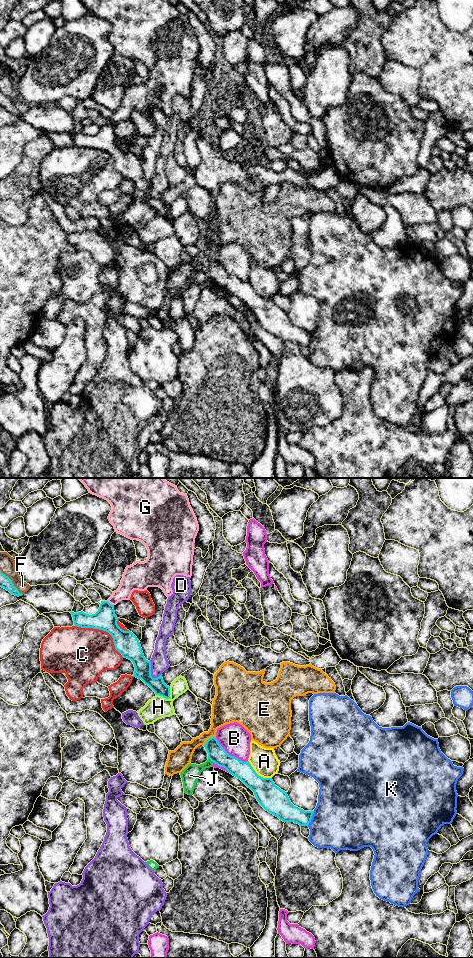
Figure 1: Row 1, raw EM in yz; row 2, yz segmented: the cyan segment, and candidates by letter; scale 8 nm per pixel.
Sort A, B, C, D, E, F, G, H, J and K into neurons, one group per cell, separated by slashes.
A / B / C / D / E / F / G / H / J / K

